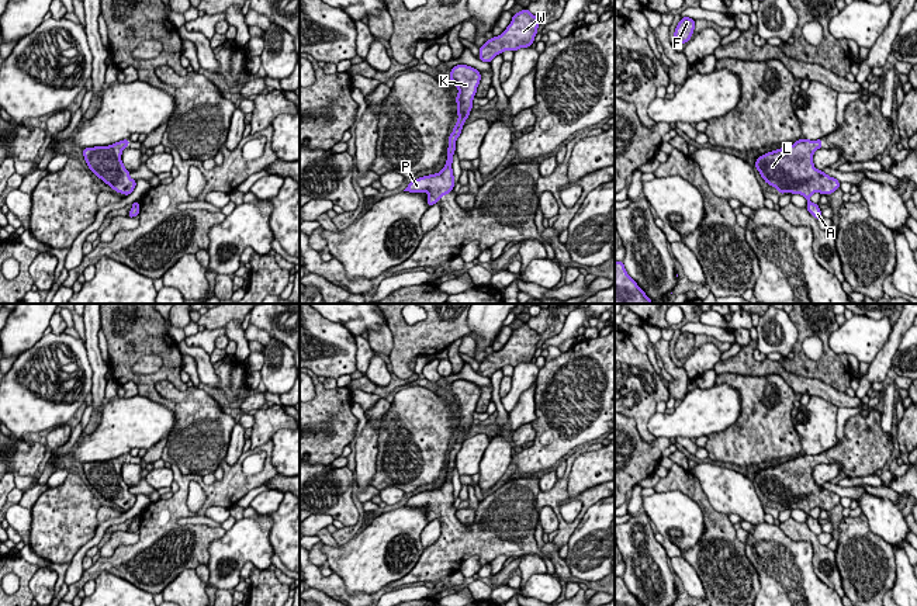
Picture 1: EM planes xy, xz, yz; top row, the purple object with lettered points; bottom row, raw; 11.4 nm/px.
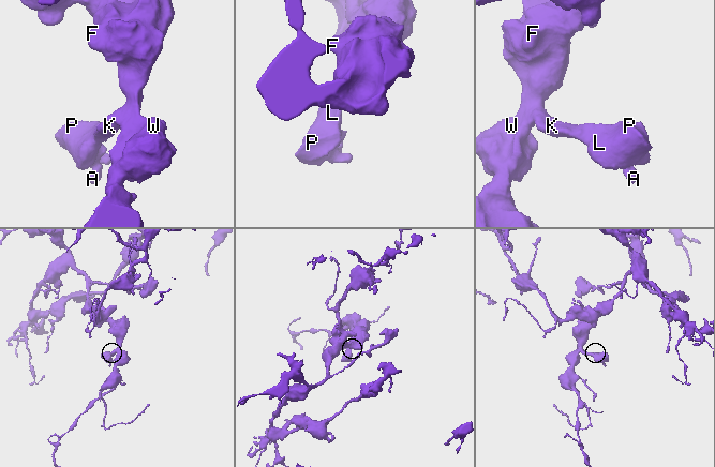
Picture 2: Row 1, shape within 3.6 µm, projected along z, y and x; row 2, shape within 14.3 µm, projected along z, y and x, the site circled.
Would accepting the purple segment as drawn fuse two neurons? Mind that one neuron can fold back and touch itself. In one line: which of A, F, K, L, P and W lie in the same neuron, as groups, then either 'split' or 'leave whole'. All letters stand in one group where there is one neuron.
A F K L P W | leave whole

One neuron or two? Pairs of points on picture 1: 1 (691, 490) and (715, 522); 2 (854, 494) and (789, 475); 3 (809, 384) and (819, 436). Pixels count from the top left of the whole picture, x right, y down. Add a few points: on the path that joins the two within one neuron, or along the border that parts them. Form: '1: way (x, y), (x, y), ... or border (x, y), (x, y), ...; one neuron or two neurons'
1: way (699, 498), (709, 513); one neuron
2: border (822, 485), (840, 497); two neurons
3: border (810, 395), (819, 395), (838, 408); two neurons

